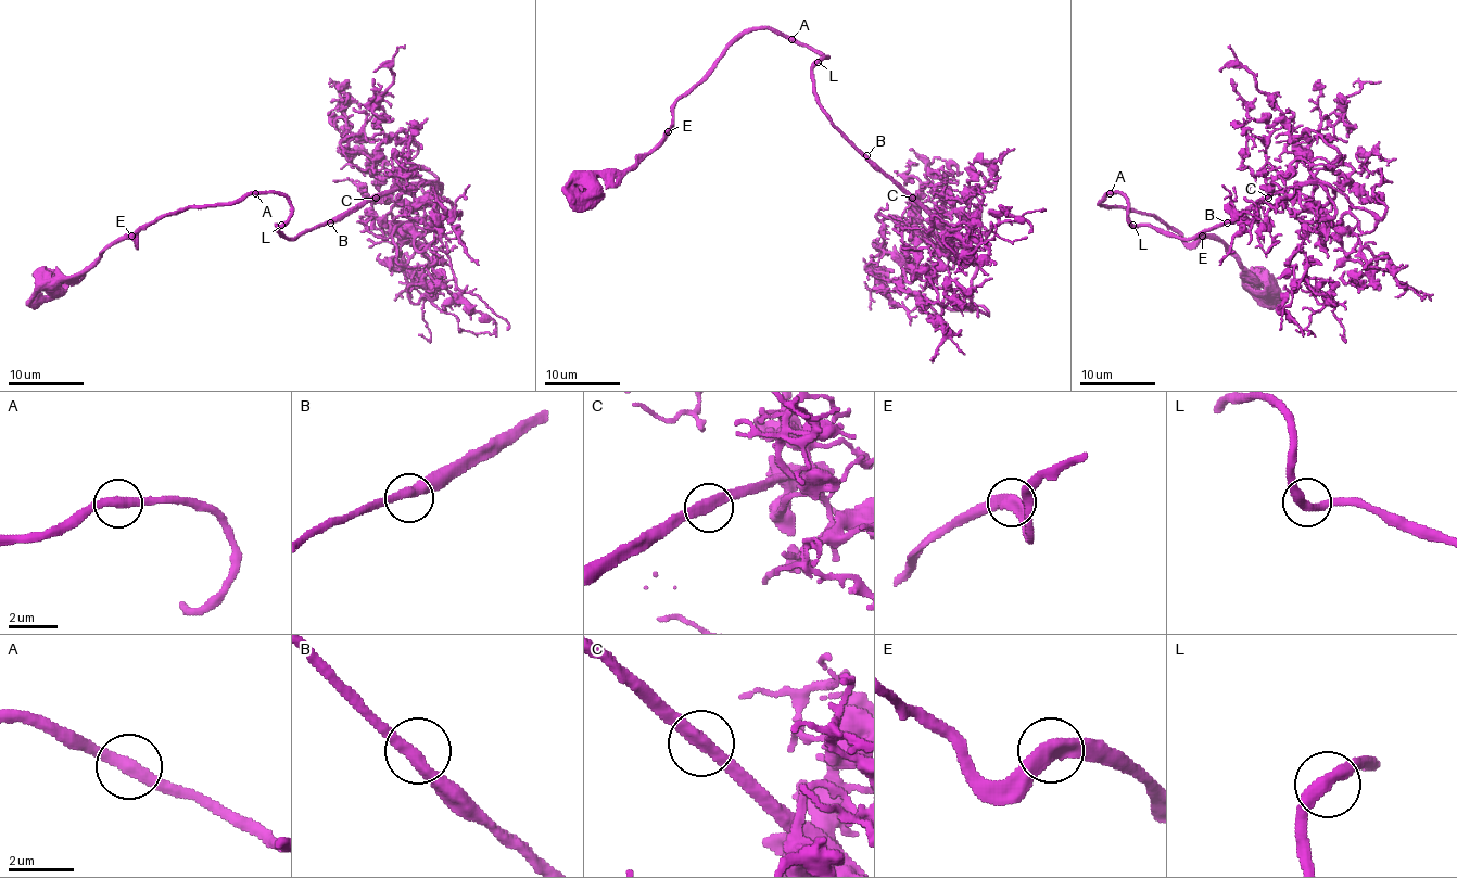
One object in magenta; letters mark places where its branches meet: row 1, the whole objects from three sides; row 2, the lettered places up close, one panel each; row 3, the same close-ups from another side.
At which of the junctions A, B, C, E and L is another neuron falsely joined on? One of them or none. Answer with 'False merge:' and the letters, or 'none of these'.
False merge: none of these

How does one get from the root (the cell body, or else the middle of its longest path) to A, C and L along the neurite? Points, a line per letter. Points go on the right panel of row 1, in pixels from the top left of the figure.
A: (1227, 221), (1191, 238), (1178, 238), (1145, 225), (1132, 225), (1129, 201), (1122, 193), (1110, 193)
C: (1227, 221), (1236, 221), (1268, 196)
L: (1227, 221), (1204, 229), (1191, 238), (1178, 238), (1145, 225), (1132, 225)

